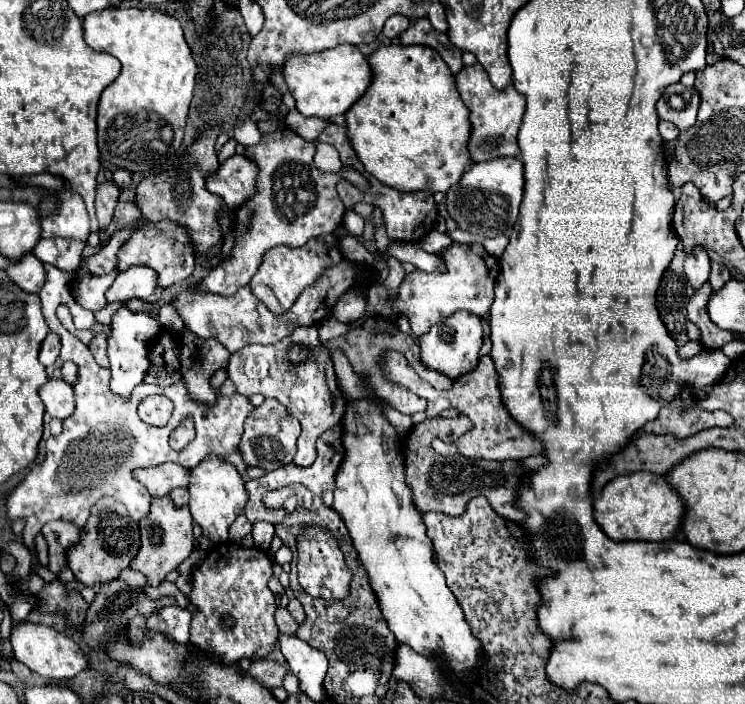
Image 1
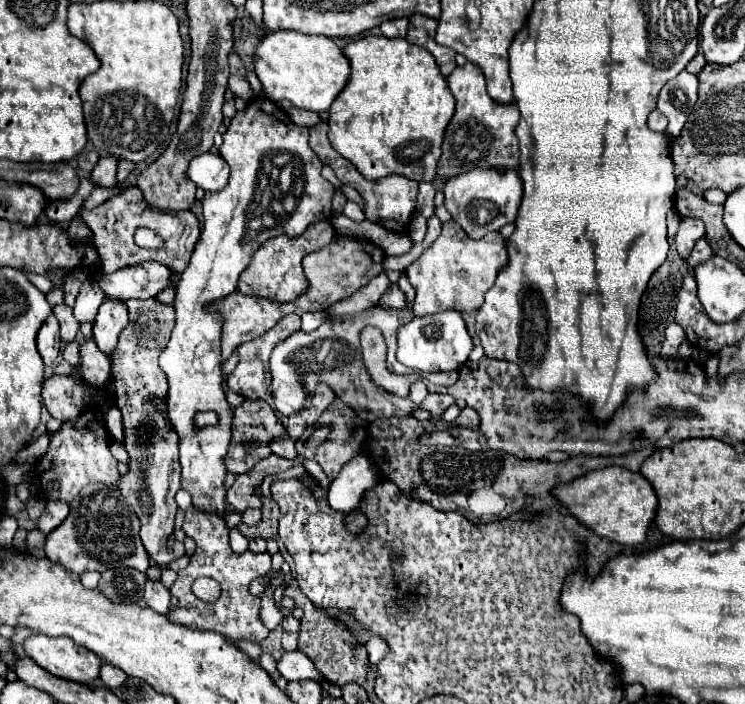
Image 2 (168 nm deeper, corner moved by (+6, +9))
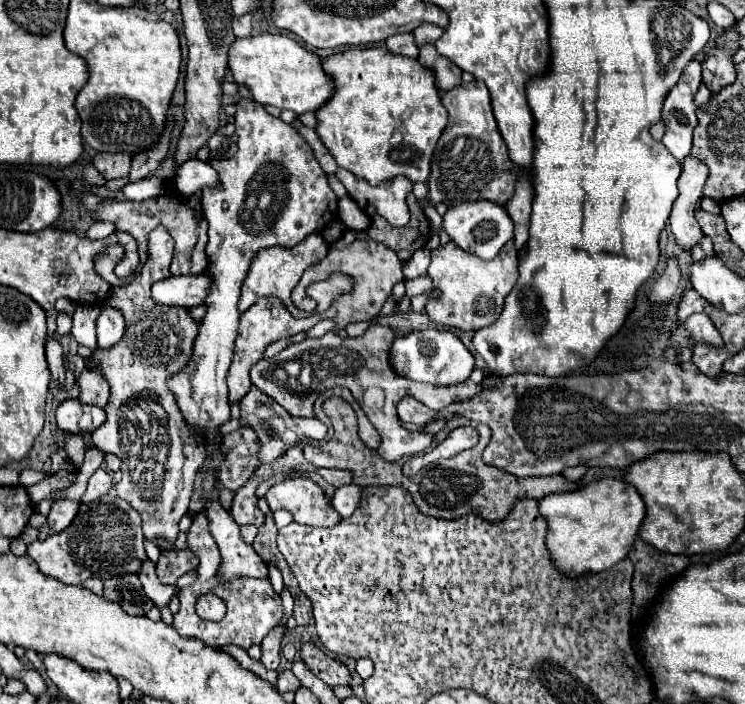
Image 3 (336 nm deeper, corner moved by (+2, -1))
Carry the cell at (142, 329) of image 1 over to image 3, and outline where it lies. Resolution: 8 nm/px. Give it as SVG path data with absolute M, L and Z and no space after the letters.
M104 306L96 324L98 324L96 328L98 348L112 348L124 334L124 318L114 308Z

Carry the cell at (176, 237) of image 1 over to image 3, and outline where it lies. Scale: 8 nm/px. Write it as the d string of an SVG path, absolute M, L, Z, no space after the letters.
M72 192L72 198L78 200L78 204L82 204L86 208L86 212L96 220L96 222L110 222L116 226L118 232L128 232L136 238L138 246L138 254L140 257L139 268L141 268L147 260L147 244L144 249L139 249L140 240L146 240L148 232L152 232L156 226L164 226L170 236L176 242L174 248L174 258L172 258L172 266L170 266L170 274L174 276L182 276L182 274L202 274L206 270L206 254L204 254L204 246L208 242L206 230L208 224L202 216L198 216L192 208L188 208L184 202L178 202L172 196L158 196L158 198L150 198L150 200L142 200L142 202L118 202L118 200L108 200L108 198L100 198L96 194L78 194Z

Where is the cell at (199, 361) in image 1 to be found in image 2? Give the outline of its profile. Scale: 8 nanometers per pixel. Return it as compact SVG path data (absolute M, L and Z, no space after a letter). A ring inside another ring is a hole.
M254 98L248 102L244 110L240 110L222 142L222 158L230 166L230 180L220 192L206 192L202 198L204 208L204 228L196 242L192 260L188 268L182 272L180 282L176 286L176 326L172 330L172 338L166 350L160 354L160 368L168 378L168 416L174 430L180 436L180 464L182 464L182 488L192 494L192 504L196 508L208 512L224 514L226 508L226 490L224 476L226 468L222 464L228 444L230 444L230 424L232 424L232 408L226 402L226 394L222 390L222 370L220 370L220 336L224 318L220 312L206 312L208 304L214 304L236 290L236 282L240 272L250 264L254 252L262 242L272 236L300 236L310 224L332 218L332 184L322 178L322 162L308 146L308 128L296 126L288 114L268 98ZM198 412L218 412L218 424L198 428L194 424L194 416Z

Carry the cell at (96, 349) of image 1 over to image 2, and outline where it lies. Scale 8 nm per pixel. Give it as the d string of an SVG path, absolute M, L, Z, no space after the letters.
M86 340L80 346L80 364L74 366L76 372L94 388L102 388L110 378L110 360L94 340Z

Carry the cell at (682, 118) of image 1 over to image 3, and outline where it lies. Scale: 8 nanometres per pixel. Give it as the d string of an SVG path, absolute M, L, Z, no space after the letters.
M694 60L686 66L678 84L664 100L662 120L666 124L666 134L662 138L662 144L678 160L684 160L692 148L692 130L698 122L696 118L698 106L694 104L694 94L698 92L700 80L702 80L700 60Z

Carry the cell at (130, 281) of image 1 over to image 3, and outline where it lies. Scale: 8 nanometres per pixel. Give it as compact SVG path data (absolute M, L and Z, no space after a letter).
M170 276L154 282L152 300L156 304L166 306L198 306L206 298L206 290L210 286L210 276Z

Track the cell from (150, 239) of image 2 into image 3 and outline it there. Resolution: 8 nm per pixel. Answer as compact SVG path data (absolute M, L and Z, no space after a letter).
M164 226L148 234L148 260L140 274L124 286L110 288L104 302L122 312L126 332L110 350L96 348L90 358L90 366L98 364L110 384L110 400L104 408L106 422L92 432L92 444L102 452L114 452L122 460L122 480L116 484L116 492L142 514L144 536L156 546L158 538L176 542L178 522L188 514L194 478L206 458L206 448L192 440L174 396L166 388L166 378L190 360L198 324L186 308L158 306L150 298L150 286L170 276L172 250L174 240Z

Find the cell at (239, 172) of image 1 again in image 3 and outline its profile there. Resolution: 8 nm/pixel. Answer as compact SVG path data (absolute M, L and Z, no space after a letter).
M198 158L188 160L186 164L182 164L182 168L178 168L172 184L184 196L198 194L204 188L218 188L218 186L222 186L220 180L218 180L218 172L214 172L208 162L202 162Z

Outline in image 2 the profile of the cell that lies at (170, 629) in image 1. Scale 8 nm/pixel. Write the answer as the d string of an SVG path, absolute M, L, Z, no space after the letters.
M146 578L144 598L146 598L146 602L148 602L148 606L152 610L156 610L160 614L168 614L170 612L170 590L160 580Z

